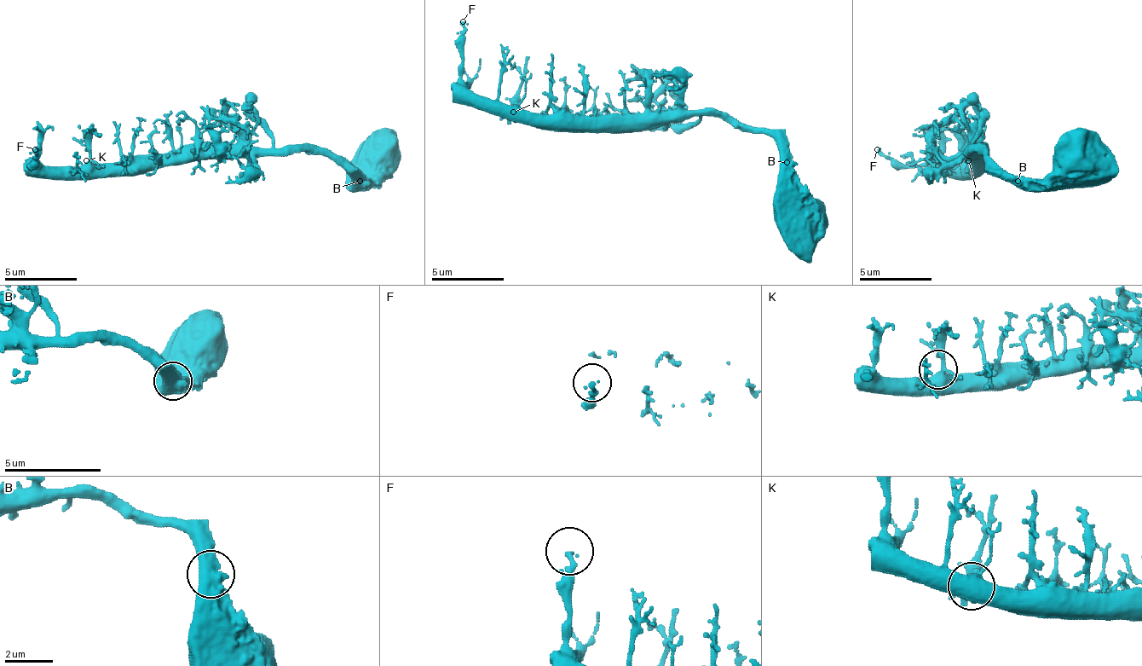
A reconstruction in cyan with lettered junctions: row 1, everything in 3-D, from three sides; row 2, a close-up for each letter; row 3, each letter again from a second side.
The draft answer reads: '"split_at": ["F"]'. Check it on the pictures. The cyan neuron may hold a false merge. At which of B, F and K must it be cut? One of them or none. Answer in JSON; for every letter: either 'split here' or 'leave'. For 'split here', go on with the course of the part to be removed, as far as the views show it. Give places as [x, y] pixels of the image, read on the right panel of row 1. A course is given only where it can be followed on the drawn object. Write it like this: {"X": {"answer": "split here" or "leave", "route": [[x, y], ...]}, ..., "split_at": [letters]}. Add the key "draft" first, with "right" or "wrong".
{"draft": "wrong", "B": {"answer": "leave"}, "F": {"answer": "leave"}, "K": {"answer": "leave"}, "split_at": []}

